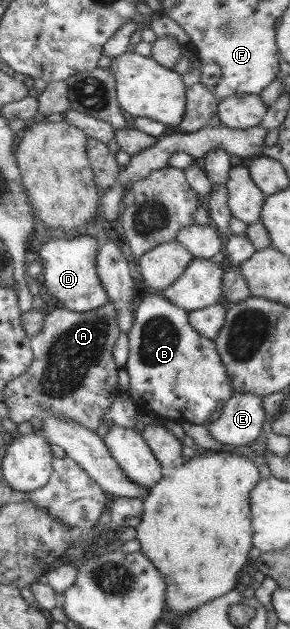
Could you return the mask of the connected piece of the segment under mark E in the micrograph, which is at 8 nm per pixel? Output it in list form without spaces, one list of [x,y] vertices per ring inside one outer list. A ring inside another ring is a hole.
[[[251,393],[234,394],[212,422],[207,429],[217,442],[235,447],[250,445],[266,422],[264,401]]]

